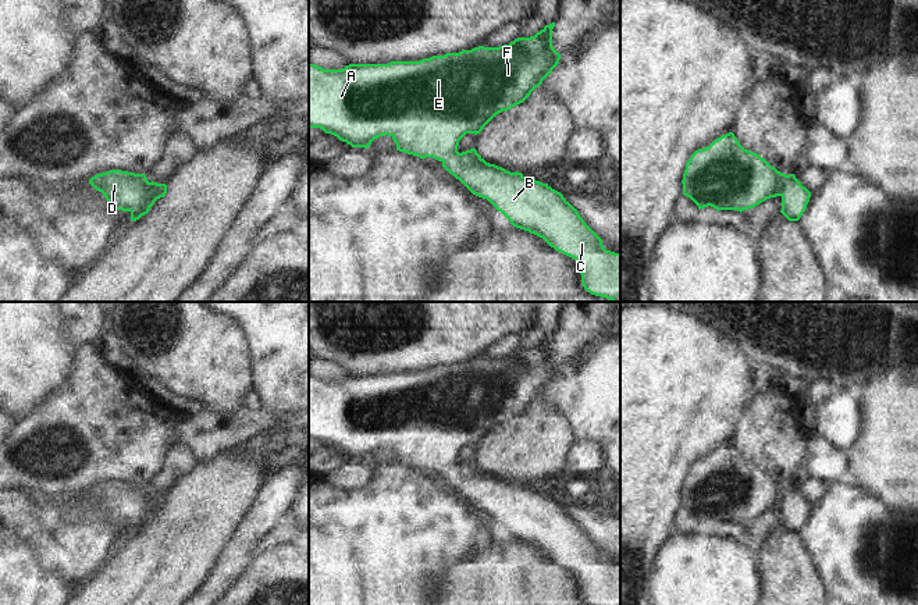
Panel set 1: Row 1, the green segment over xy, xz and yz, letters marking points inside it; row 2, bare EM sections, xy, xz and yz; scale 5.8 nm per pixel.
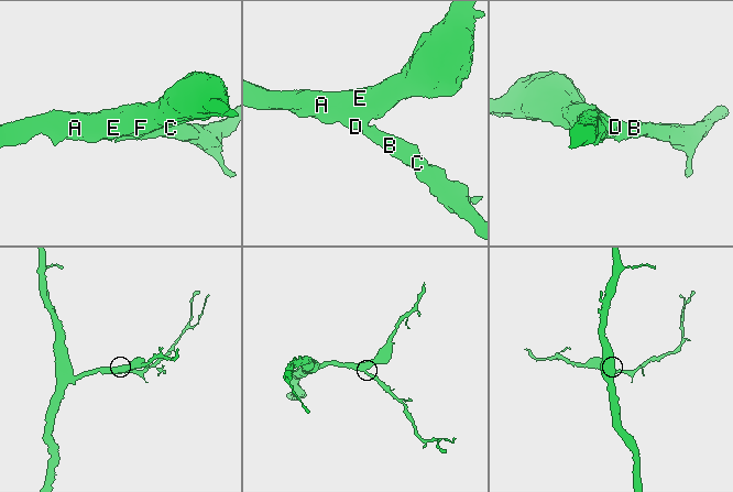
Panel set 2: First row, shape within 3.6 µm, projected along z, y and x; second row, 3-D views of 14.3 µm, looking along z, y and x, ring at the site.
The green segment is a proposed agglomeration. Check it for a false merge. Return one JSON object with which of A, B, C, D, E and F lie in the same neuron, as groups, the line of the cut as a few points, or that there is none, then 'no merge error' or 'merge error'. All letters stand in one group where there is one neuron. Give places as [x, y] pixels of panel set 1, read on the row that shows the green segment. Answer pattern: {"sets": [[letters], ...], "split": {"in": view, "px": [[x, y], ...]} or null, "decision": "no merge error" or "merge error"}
{"sets": [["A", "B", "C", "D", "E", "F"]], "split": null, "decision": "no merge error"}

